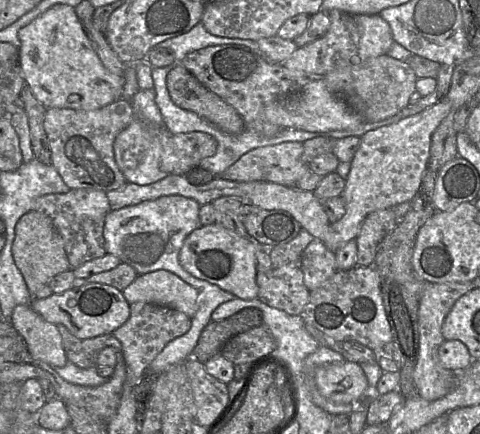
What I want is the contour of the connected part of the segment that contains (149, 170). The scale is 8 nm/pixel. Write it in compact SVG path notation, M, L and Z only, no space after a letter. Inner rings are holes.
M140 89L131 100L134 119L114 141L116 163L129 183L148 185L157 182L168 174L160 169L161 142L157 131L163 129L164 122L155 101L155 90Z

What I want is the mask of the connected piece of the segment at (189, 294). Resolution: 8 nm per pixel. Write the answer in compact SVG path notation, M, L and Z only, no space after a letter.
M166 270L138 275L123 294L129 304L147 302L165 306L183 312L190 319L197 310L196 289Z

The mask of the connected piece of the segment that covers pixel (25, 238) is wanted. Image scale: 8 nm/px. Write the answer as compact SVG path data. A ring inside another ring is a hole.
M28 211L16 224L15 239L12 245L14 262L22 273L31 295L31 302L36 293L61 272L70 269L64 243L47 215L38 211Z

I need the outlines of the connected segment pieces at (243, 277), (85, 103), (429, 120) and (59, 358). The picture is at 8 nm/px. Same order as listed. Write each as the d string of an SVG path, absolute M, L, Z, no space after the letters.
M220 224L201 226L185 239L179 253L181 266L192 276L205 280L243 300L258 299L256 251L263 246L252 237L244 238Z
M55 4L35 18L18 32L20 40L19 60L25 84L36 99L47 109L69 108L75 110L96 110L122 96L124 73L117 75L105 68L95 48L76 14L75 7Z
M445 97L418 114L369 130L360 137L360 145L350 162L341 194L345 214L337 222L330 223L323 242L331 252L335 253L347 242L355 240L362 222L370 213L412 200L428 168L432 134L451 107L451 102Z
M17 305L11 323L24 338L30 357L43 361L53 368L68 362L58 327L46 321L29 305Z

